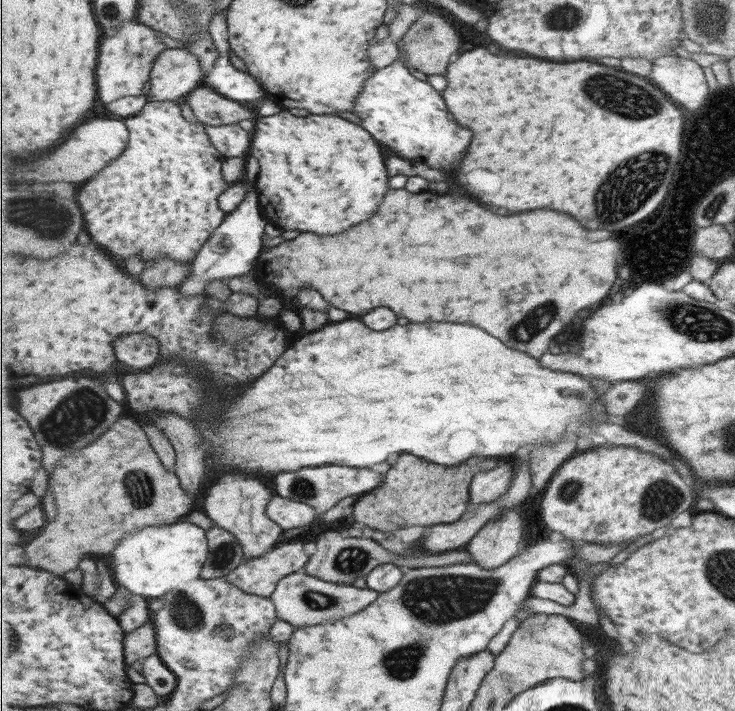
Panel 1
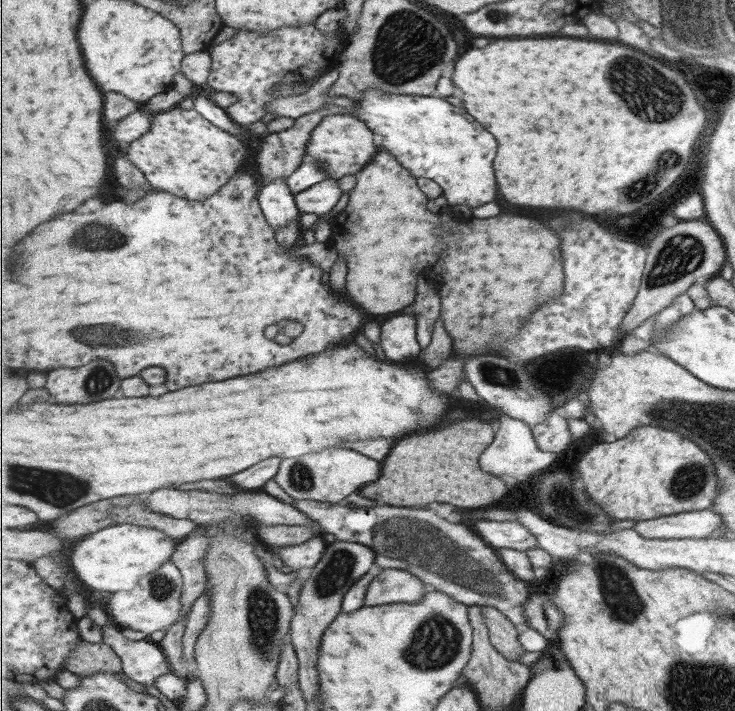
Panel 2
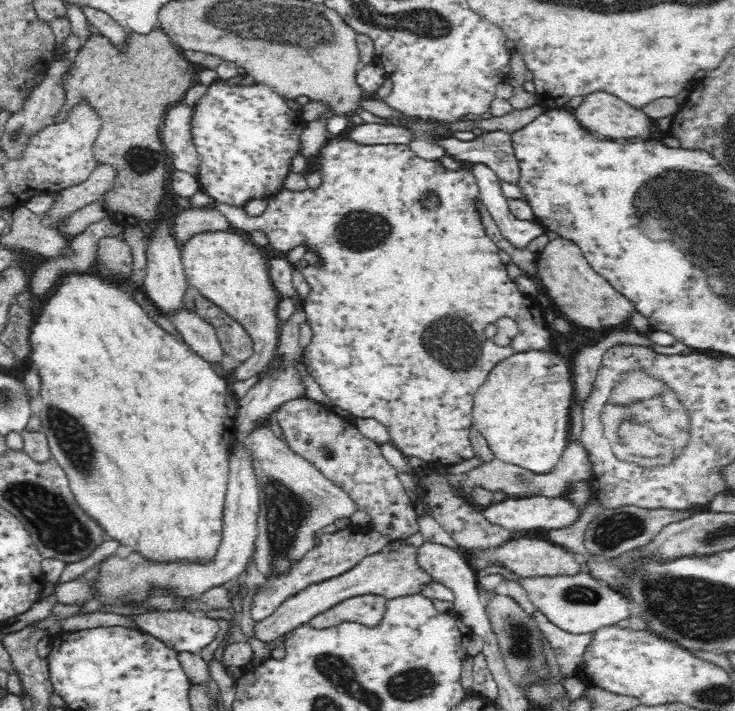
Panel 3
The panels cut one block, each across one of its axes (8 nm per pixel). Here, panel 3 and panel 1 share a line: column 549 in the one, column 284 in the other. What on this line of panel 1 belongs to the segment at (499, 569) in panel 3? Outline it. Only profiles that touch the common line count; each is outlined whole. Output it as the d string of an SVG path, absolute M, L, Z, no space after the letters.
M303 569L282 578L271 599L275 603L279 619L301 628L349 617L361 612L373 604L379 595L379 591L369 587L356 588L352 585L345 586L343 583L324 581L315 575L310 575Z

